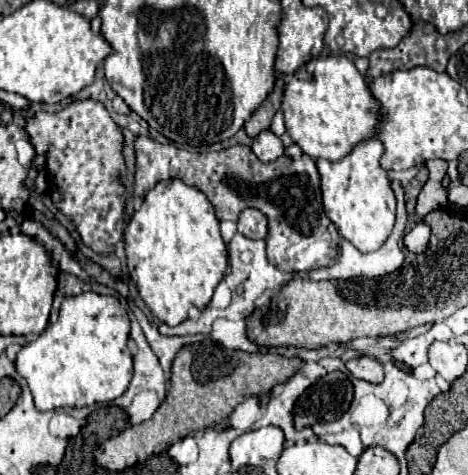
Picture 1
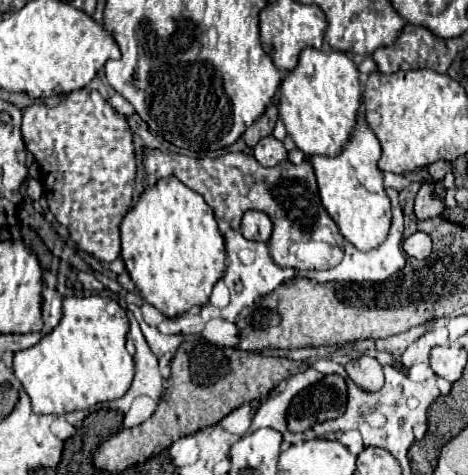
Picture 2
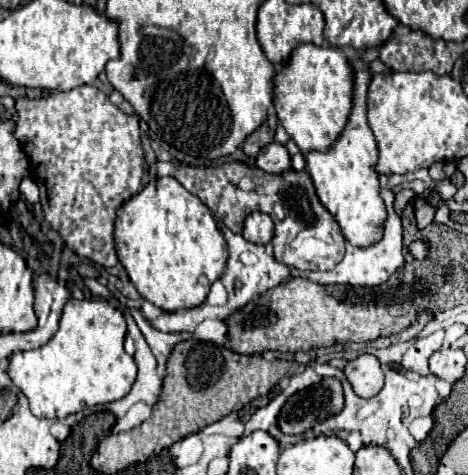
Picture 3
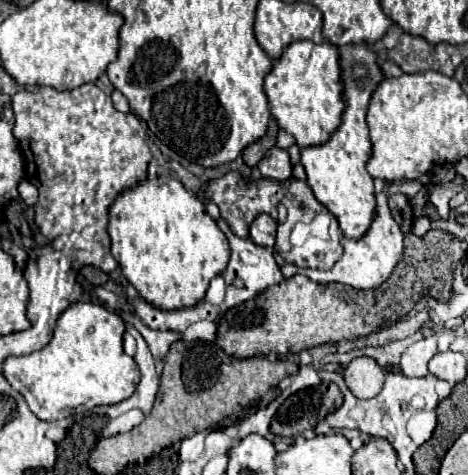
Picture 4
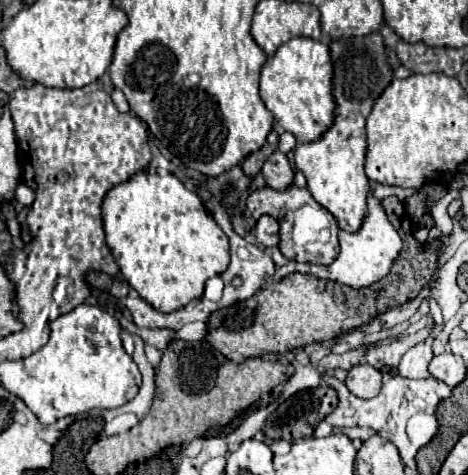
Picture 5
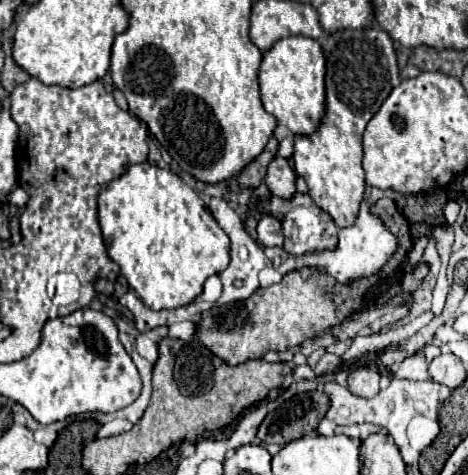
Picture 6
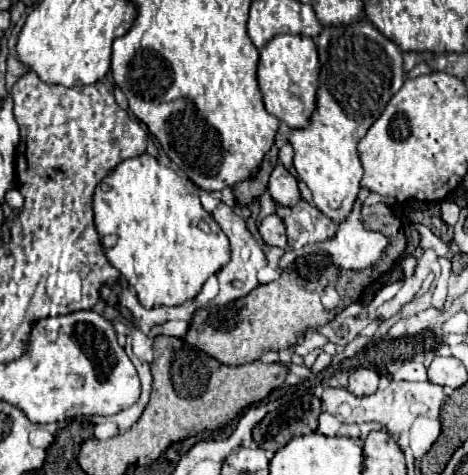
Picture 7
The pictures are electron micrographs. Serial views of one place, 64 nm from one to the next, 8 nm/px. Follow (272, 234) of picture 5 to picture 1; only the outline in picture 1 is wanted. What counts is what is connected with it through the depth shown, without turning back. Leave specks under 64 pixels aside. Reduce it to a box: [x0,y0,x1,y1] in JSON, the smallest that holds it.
[238,208,268,238]

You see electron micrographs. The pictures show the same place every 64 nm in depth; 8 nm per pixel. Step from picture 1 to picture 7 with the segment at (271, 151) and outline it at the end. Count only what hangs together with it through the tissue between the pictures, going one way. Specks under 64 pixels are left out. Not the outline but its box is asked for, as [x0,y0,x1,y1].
[268,162,300,206]

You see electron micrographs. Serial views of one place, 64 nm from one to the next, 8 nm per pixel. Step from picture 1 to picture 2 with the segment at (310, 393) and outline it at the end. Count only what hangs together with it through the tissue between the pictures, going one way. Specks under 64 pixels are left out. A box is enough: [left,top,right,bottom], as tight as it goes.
[288,374,348,432]

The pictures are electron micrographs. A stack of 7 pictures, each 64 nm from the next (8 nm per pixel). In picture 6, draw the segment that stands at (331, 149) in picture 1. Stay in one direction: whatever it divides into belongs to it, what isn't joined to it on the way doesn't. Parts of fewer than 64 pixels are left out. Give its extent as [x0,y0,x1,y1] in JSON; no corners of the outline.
[260,36,326,136]

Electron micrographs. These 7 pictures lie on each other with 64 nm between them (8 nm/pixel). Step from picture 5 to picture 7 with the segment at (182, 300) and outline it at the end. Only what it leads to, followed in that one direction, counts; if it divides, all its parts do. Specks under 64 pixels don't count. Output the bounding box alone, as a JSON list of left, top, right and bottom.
[94,154,230,308]

